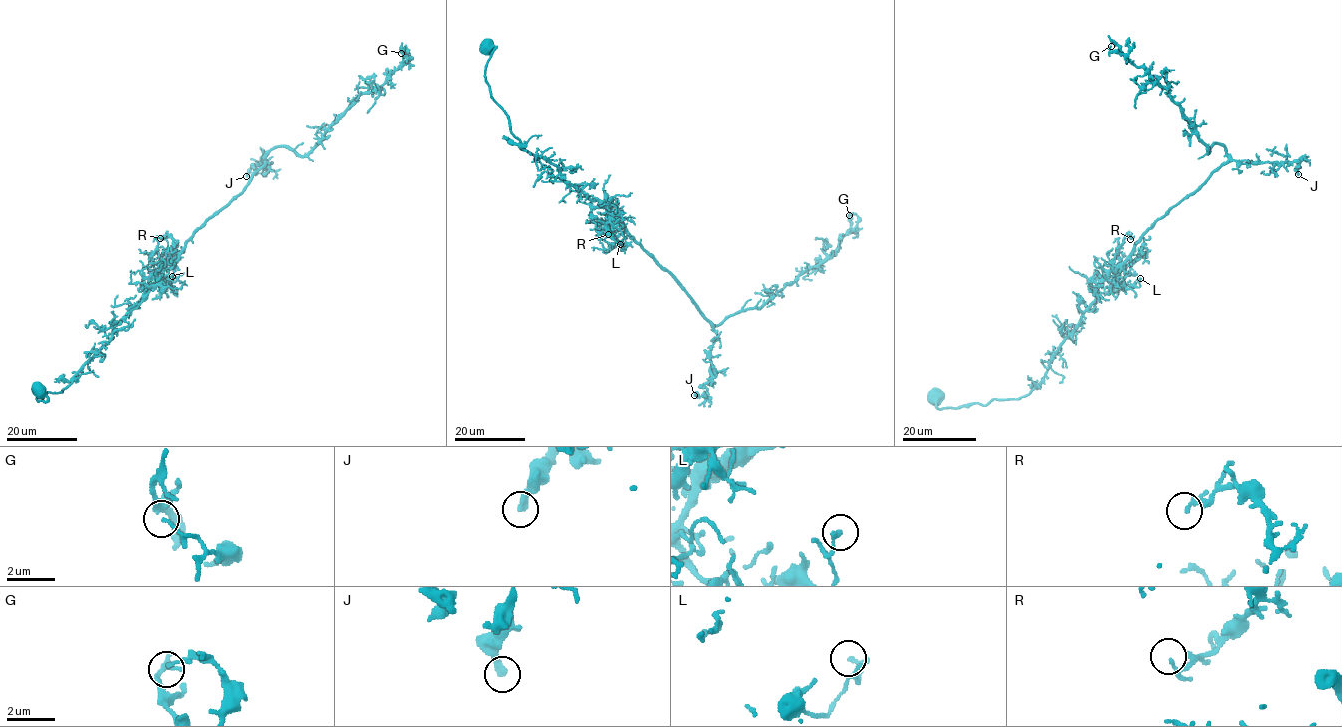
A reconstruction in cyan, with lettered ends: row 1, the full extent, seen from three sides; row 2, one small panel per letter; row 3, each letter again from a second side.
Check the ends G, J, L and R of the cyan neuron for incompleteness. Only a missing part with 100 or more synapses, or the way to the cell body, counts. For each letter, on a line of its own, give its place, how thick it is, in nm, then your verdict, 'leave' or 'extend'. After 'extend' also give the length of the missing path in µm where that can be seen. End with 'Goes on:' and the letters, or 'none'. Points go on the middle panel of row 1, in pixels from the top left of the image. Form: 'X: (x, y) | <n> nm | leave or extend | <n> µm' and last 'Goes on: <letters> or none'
G: (849, 215) | 80 nm | leave
J: (694, 395) | 320 nm | leave
L: (620, 244) | 170 nm | leave
R: (608, 234) | 120 nm | leave
Goes on: none

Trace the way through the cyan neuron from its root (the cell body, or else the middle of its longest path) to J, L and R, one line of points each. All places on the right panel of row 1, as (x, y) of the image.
J: (935, 398), (939, 408), (955, 408), (1024, 397), (1098, 285), (1159, 218), (1223, 164), (1298, 161), (1298, 174)
L: (935, 398), (939, 408), (955, 408), (1024, 397), (1095, 298), (1095, 288), (1105, 280), (1139, 287), (1140, 278)
R: (935, 398), (939, 408), (955, 408), (1024, 397), (1095, 298), (1095, 288), (1123, 240), (1130, 239)

